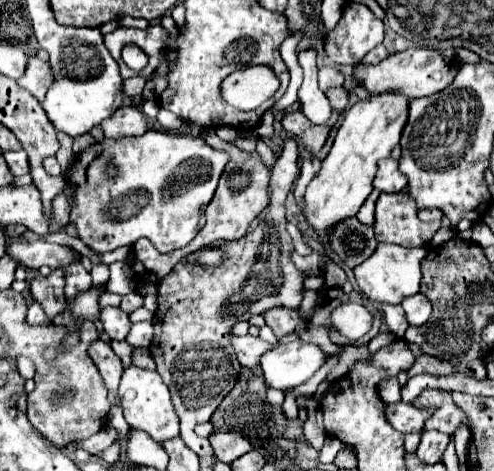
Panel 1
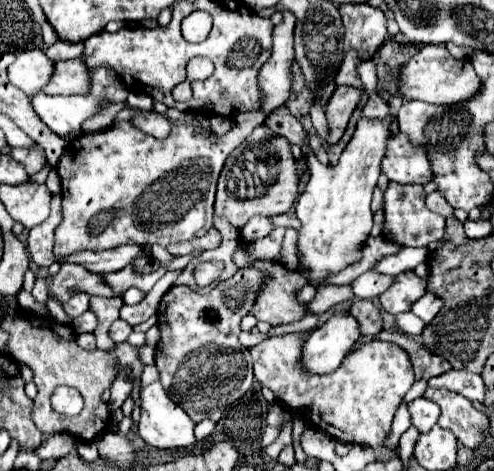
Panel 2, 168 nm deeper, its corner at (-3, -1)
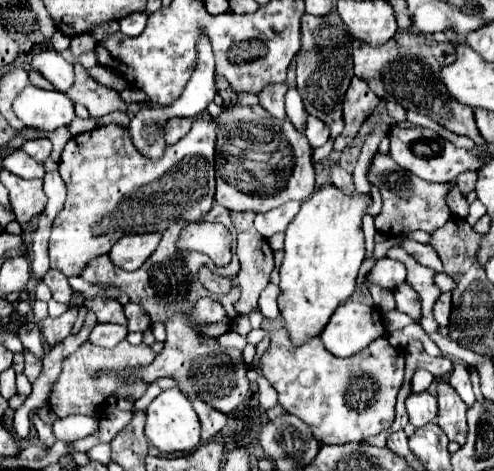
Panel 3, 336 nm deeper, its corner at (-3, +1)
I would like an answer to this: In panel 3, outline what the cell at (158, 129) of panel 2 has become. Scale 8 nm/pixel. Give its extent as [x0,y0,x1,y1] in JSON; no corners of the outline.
[166,118,190,144]

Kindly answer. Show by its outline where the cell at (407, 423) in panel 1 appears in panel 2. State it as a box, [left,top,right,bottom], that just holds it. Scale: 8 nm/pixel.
[408,398,440,432]

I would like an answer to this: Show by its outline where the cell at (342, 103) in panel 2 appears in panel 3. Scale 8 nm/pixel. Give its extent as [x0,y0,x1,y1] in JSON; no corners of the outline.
[334,78,380,152]

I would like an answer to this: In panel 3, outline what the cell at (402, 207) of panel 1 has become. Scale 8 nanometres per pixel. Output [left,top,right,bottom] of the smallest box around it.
[368,154,452,238]

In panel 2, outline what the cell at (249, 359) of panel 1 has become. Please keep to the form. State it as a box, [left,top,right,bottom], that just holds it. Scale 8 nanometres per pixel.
[250,332,414,450]

